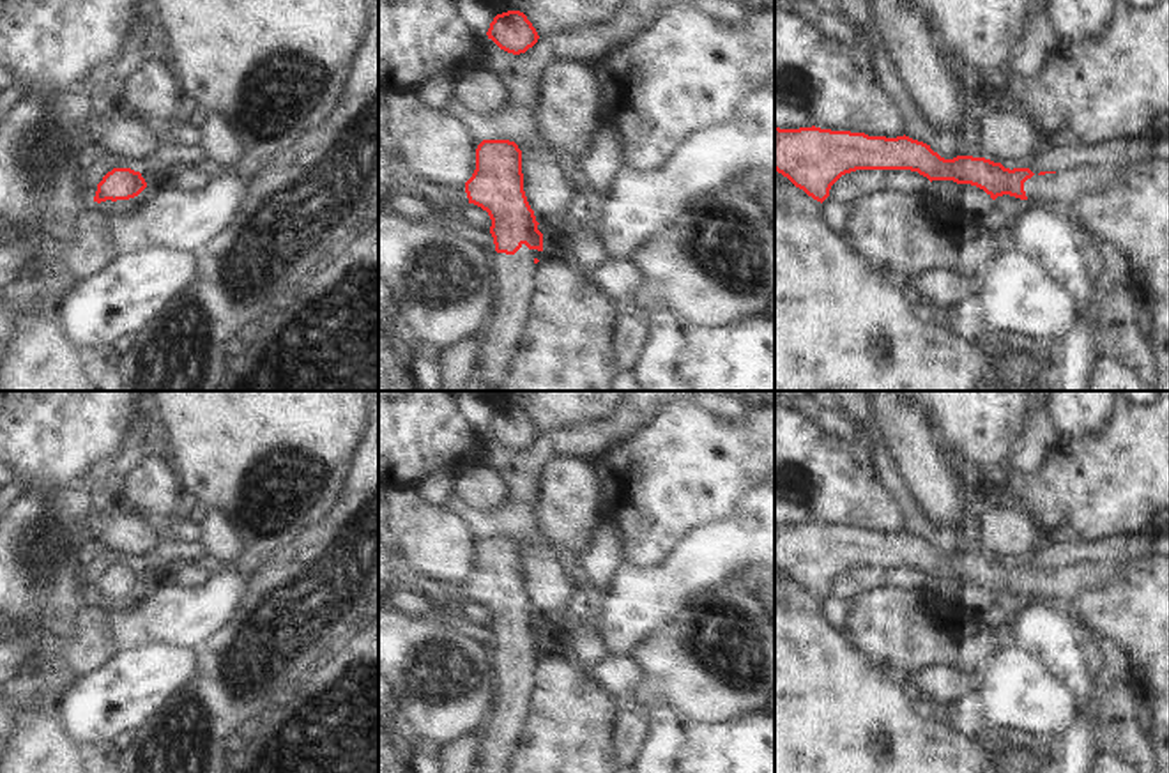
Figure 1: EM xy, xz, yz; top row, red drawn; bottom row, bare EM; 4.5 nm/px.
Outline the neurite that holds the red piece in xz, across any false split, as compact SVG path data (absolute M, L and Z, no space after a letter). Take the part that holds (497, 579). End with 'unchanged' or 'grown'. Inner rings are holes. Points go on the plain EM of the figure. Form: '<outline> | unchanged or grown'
M483 536L476 566L465 578L469 600L488 608L495 647L490 676L497 704L479 732L479 761L472 773L506 773L532 695L543 630L523 587L522 547L509 536Z | grown

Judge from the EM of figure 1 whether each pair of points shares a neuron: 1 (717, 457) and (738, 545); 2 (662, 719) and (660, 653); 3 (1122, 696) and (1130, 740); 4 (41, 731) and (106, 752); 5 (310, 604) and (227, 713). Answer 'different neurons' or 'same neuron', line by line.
1: different neurons
2: different neurons
3: same neuron
4: same neuron
5: same neuron

